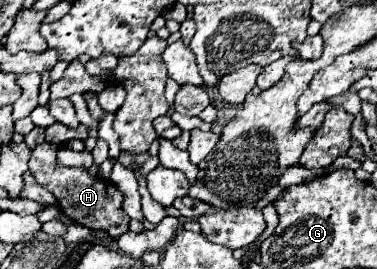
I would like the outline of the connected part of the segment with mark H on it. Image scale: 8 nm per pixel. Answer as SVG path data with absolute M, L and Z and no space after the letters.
M42 143L34 147L28 167L30 167L32 177L42 187L48 187L48 191L56 195L60 207L64 207L64 213L72 221L84 227L90 227L94 231L106 231L112 237L120 237L122 233L128 231L130 217L122 211L122 193L110 181L102 177L90 177L88 171L82 167L58 167L56 165L56 145Z

